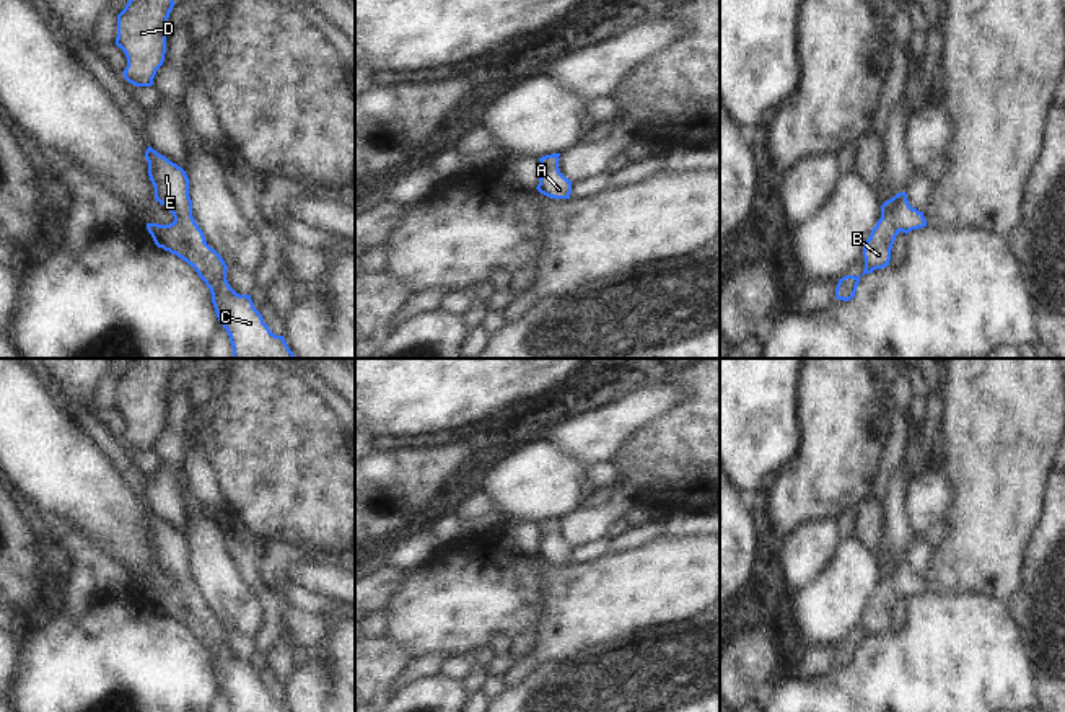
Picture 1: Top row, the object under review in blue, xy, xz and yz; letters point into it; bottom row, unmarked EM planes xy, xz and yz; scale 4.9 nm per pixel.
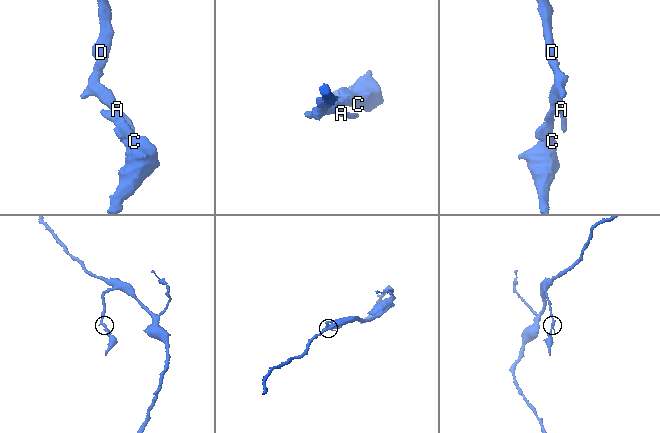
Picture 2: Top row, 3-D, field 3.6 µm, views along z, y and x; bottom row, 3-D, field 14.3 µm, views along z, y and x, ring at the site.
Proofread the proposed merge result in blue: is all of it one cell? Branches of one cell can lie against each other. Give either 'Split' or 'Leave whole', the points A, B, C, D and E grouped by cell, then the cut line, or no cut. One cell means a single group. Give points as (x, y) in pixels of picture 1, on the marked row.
Leave whole. Groups: A B C D E. No split

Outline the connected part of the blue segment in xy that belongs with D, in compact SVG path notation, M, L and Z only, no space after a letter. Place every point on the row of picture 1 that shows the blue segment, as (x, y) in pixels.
M129 0L117 15L116 46L127 57L124 78L135 86L151 86L164 62L168 18L173 0Z

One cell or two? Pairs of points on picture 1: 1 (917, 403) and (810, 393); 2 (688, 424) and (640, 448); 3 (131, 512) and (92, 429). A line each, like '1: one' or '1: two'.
1: two
2: one
3: two

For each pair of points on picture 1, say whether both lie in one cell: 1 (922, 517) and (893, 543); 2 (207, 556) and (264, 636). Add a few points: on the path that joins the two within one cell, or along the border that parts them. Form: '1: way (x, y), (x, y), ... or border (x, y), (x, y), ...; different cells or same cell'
1: border (906, 489), (904, 512), (909, 527), (915, 533); different cells
2: border (249, 590), (261, 608), (261, 628), (253, 637); different cells

